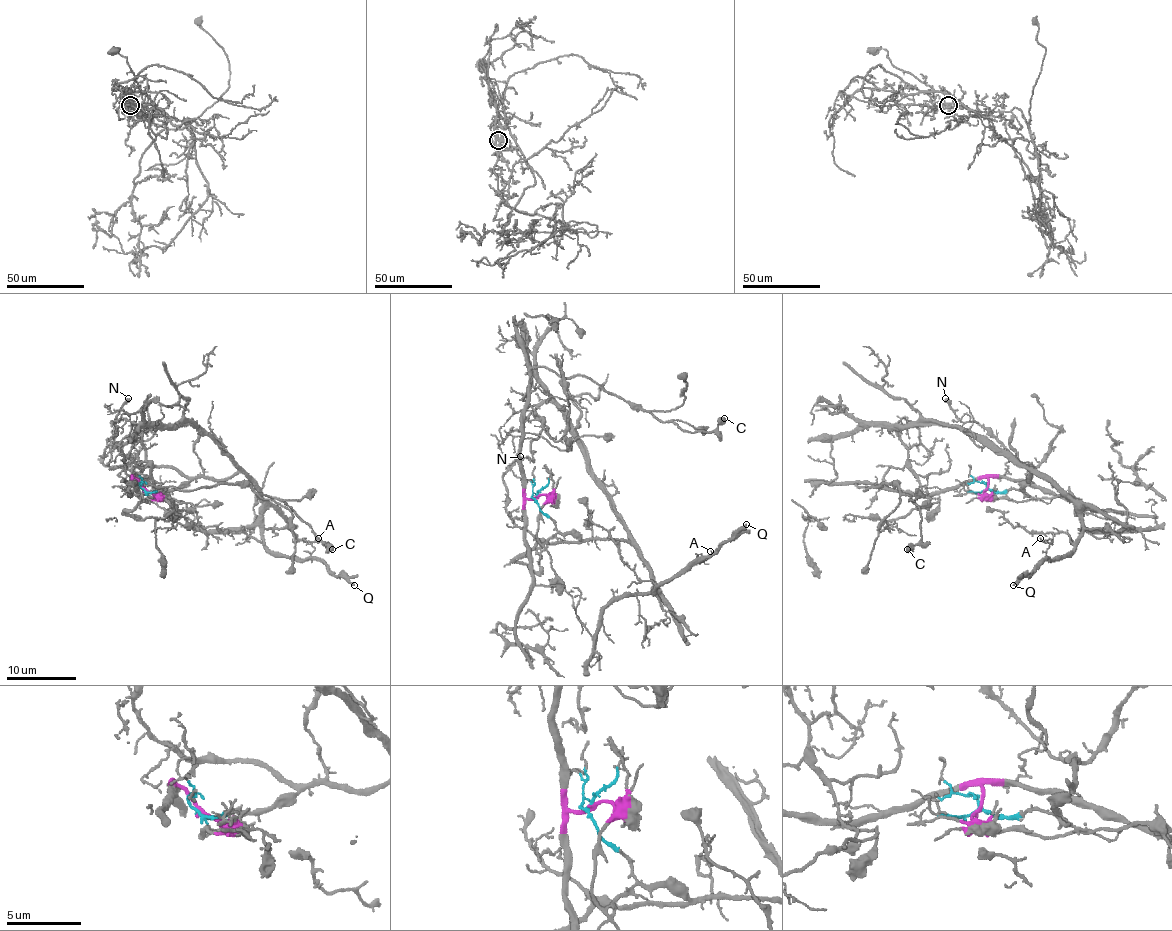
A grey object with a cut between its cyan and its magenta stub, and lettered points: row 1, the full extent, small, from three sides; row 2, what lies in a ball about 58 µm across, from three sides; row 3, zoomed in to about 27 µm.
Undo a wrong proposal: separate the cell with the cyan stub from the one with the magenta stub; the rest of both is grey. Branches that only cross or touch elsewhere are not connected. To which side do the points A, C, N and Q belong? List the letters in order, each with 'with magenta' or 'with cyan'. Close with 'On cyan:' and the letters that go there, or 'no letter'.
A: with cyan
C: with magenta
N: with cyan
Q: with cyan
On cyan: A, N, Q

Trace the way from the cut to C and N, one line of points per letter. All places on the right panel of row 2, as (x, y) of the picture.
C: (987, 488), (987, 478), (929, 494), (856, 485), (894, 483), (910, 497), (921, 539), (907, 549)
N: (987, 488), (999, 492), (1020, 490), (1030, 480), (1030, 468), (1023, 466), (976, 422), (962, 422), (945, 398)

